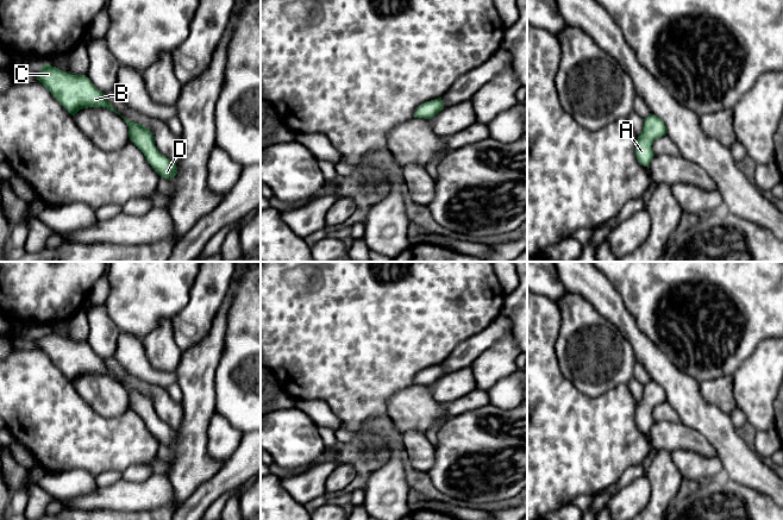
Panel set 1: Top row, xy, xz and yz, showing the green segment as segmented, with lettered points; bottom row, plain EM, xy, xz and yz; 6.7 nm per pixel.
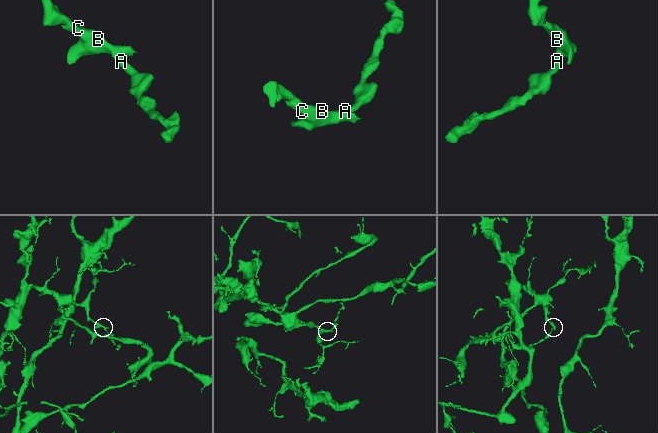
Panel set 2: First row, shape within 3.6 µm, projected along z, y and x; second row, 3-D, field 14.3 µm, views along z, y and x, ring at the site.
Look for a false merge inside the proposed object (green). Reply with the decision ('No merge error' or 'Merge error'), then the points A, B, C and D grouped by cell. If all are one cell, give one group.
No merge error. Groups: A B C D

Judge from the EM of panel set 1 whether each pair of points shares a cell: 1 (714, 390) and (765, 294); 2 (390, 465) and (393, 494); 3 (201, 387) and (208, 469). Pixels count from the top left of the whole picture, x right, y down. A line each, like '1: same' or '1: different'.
1: different
2: same
3: same

